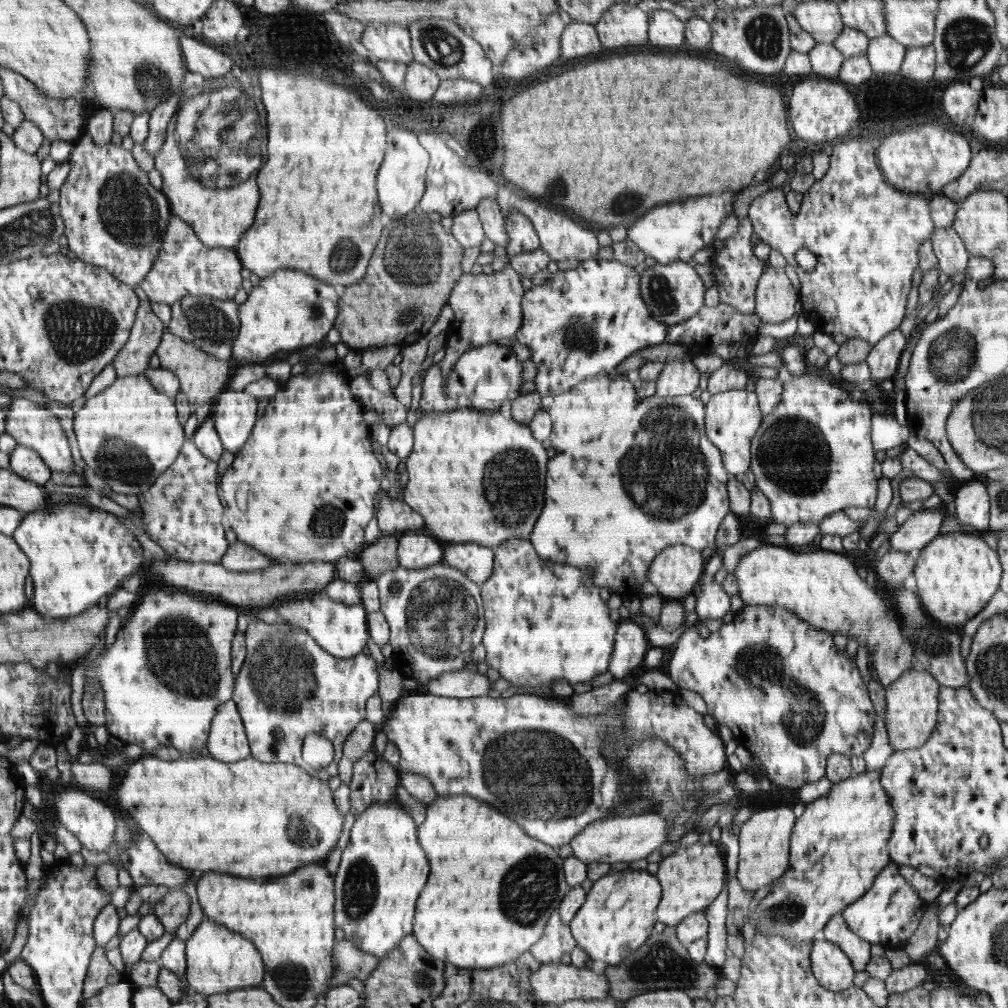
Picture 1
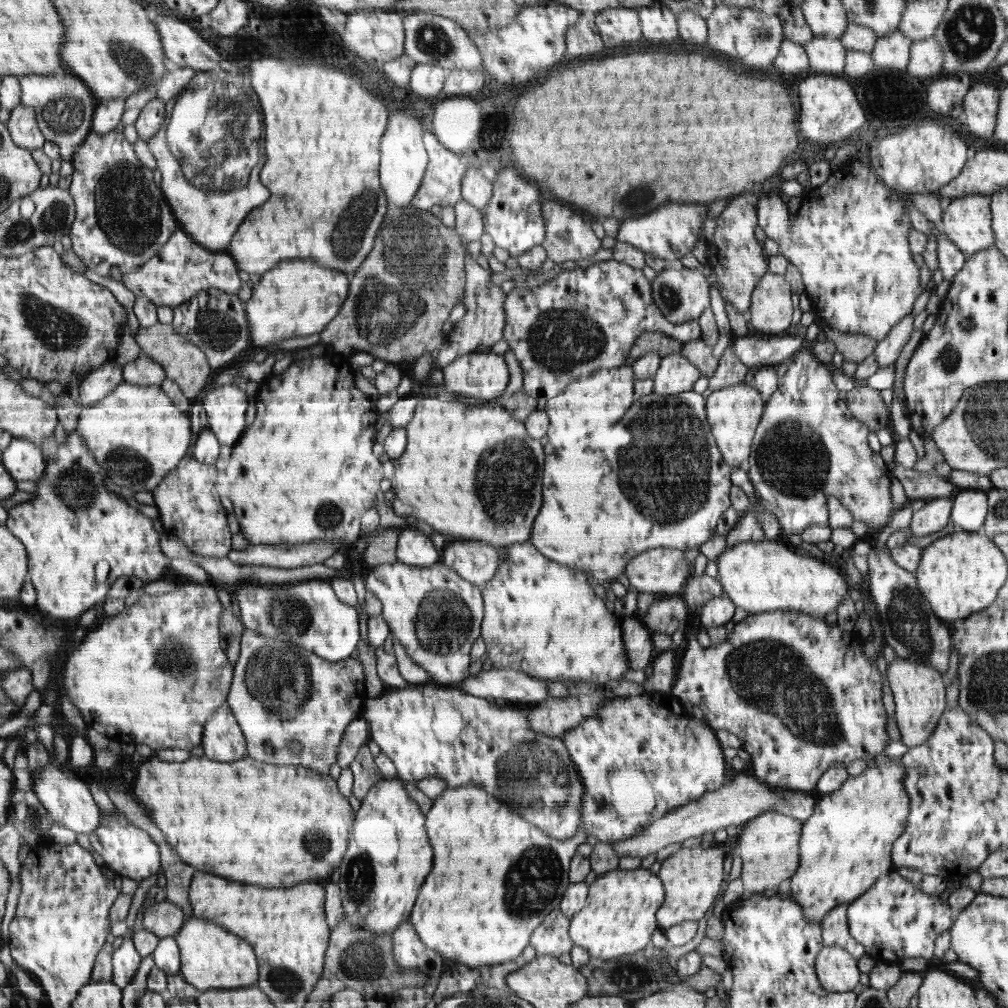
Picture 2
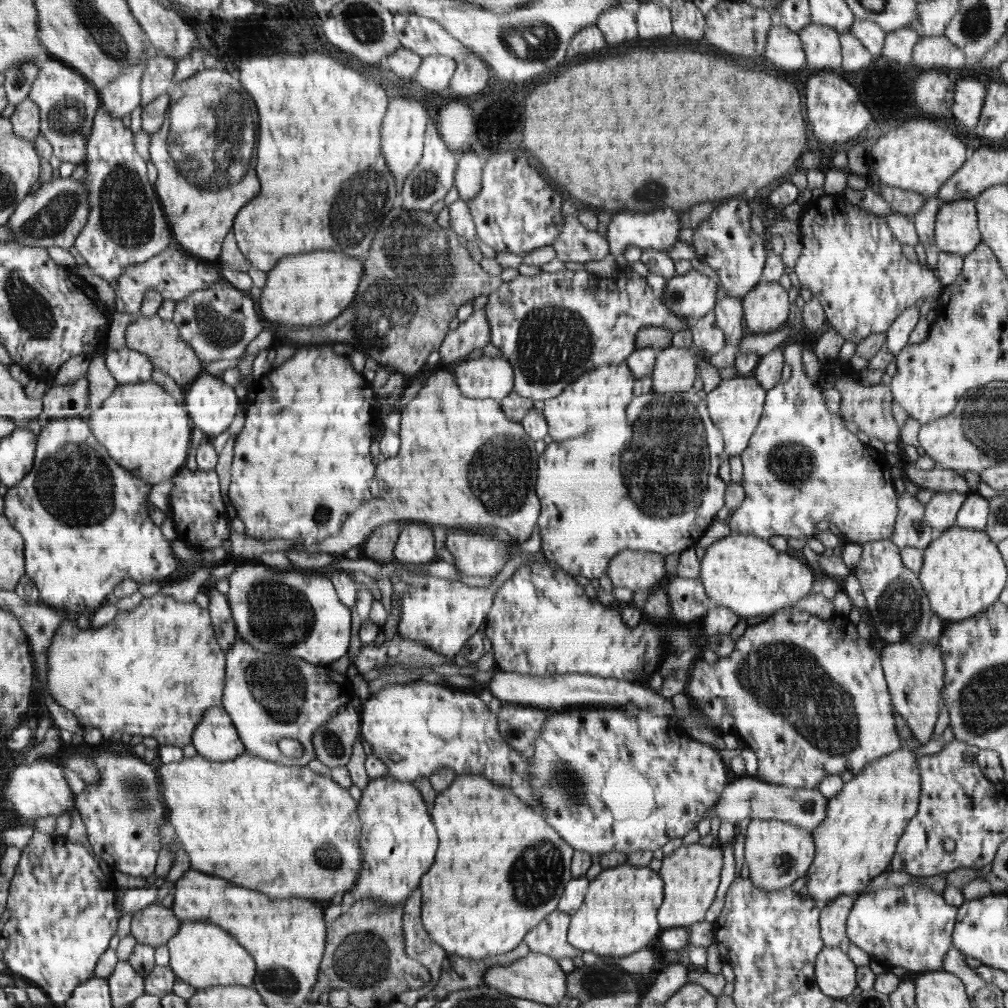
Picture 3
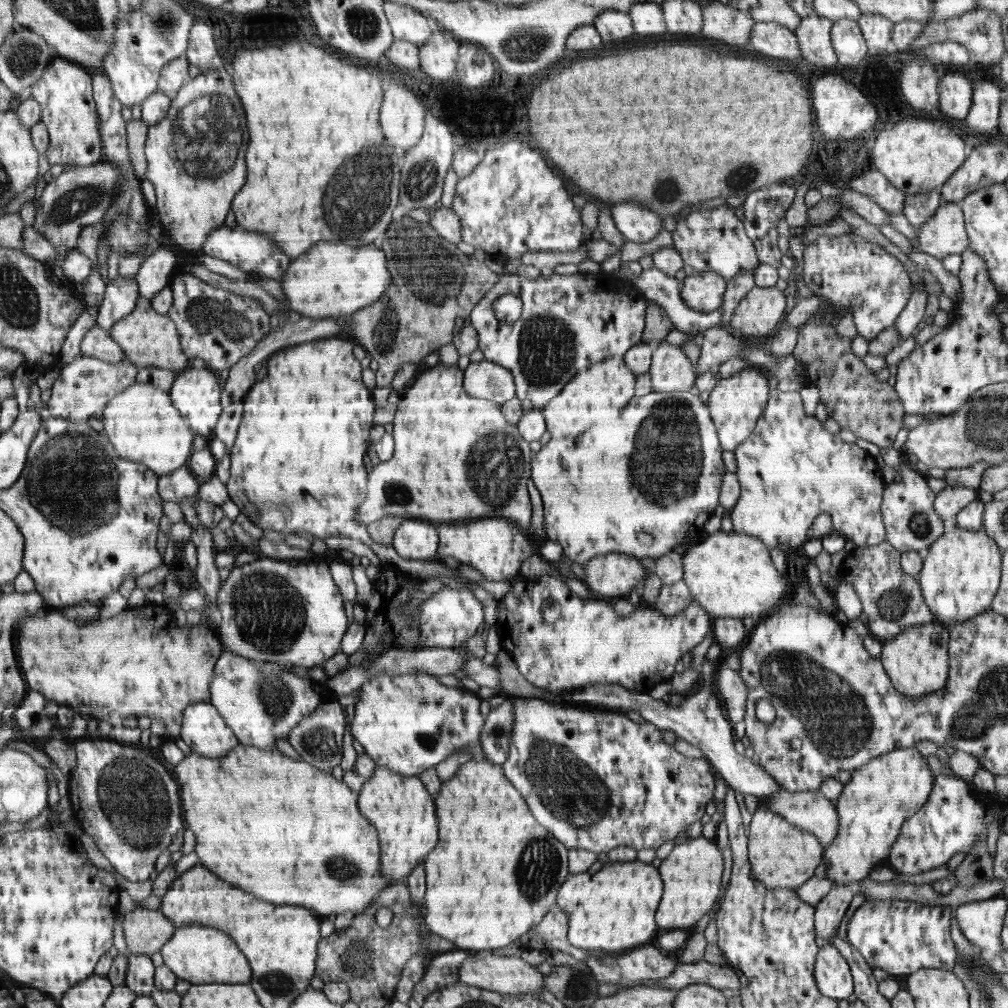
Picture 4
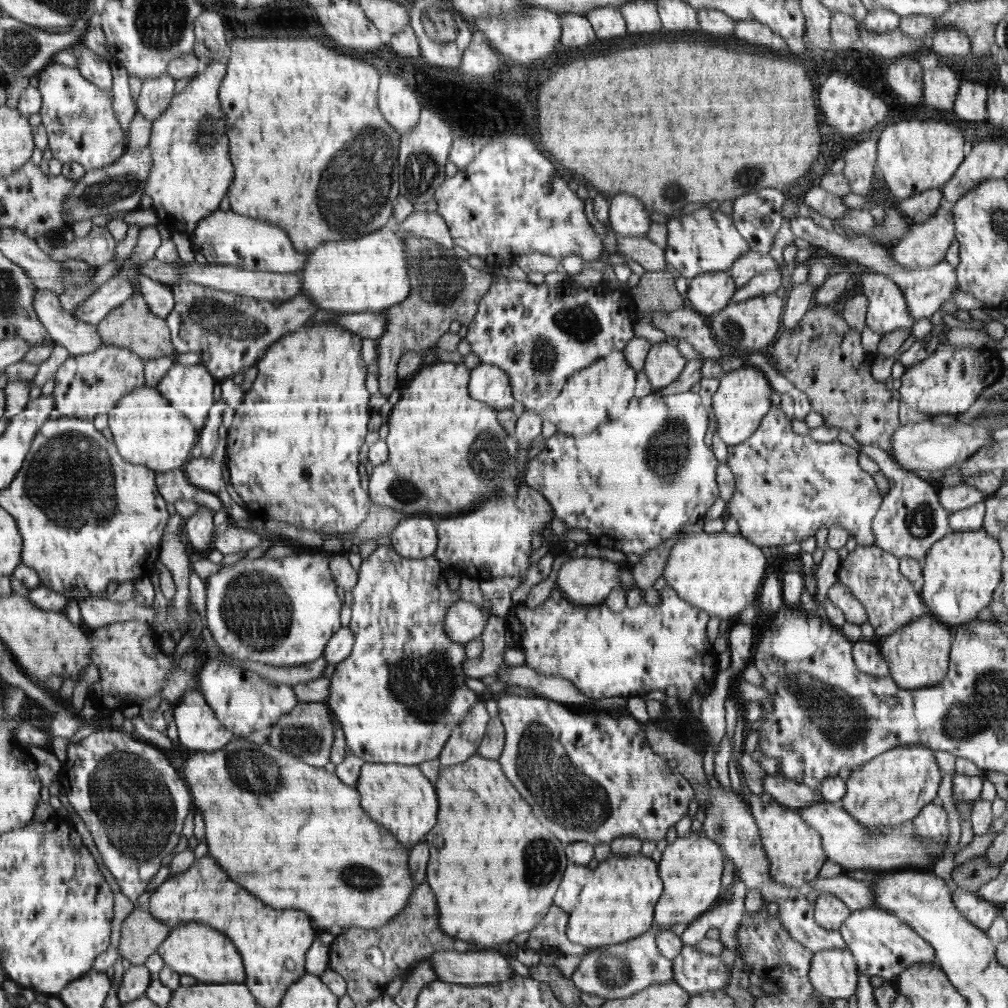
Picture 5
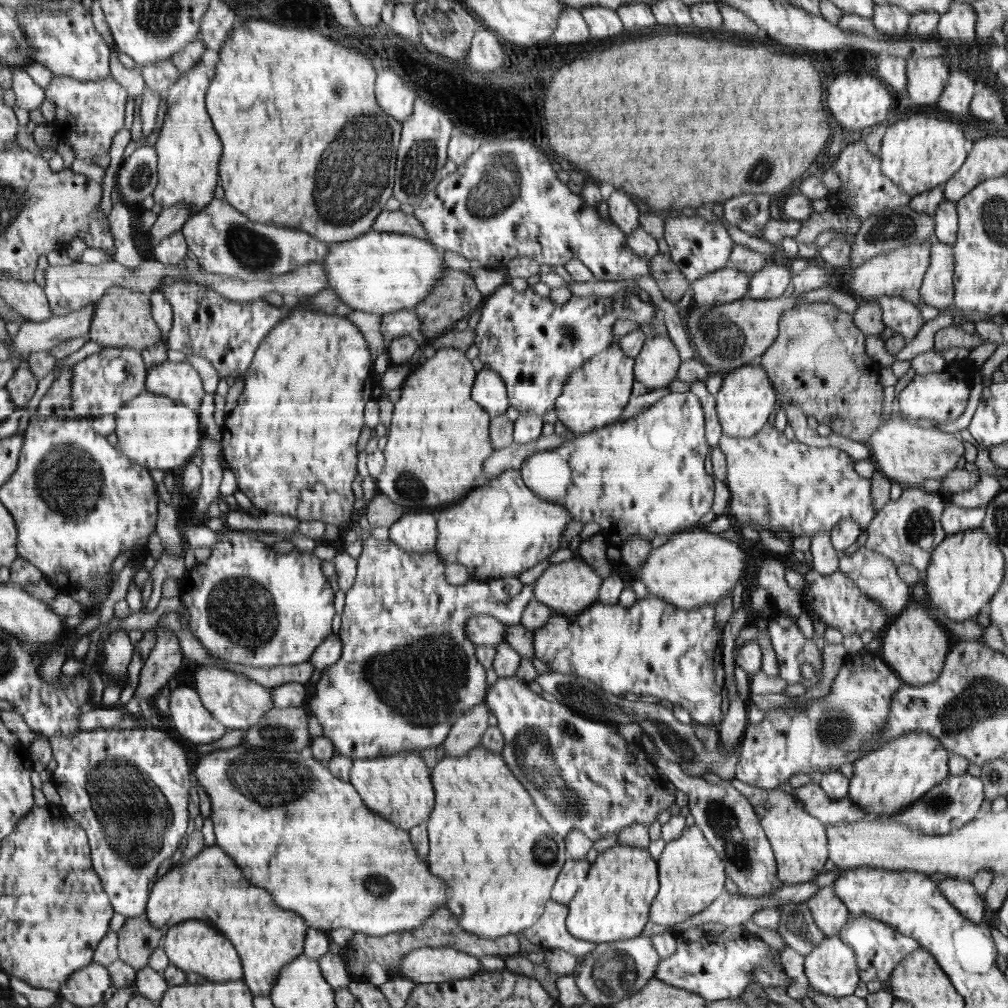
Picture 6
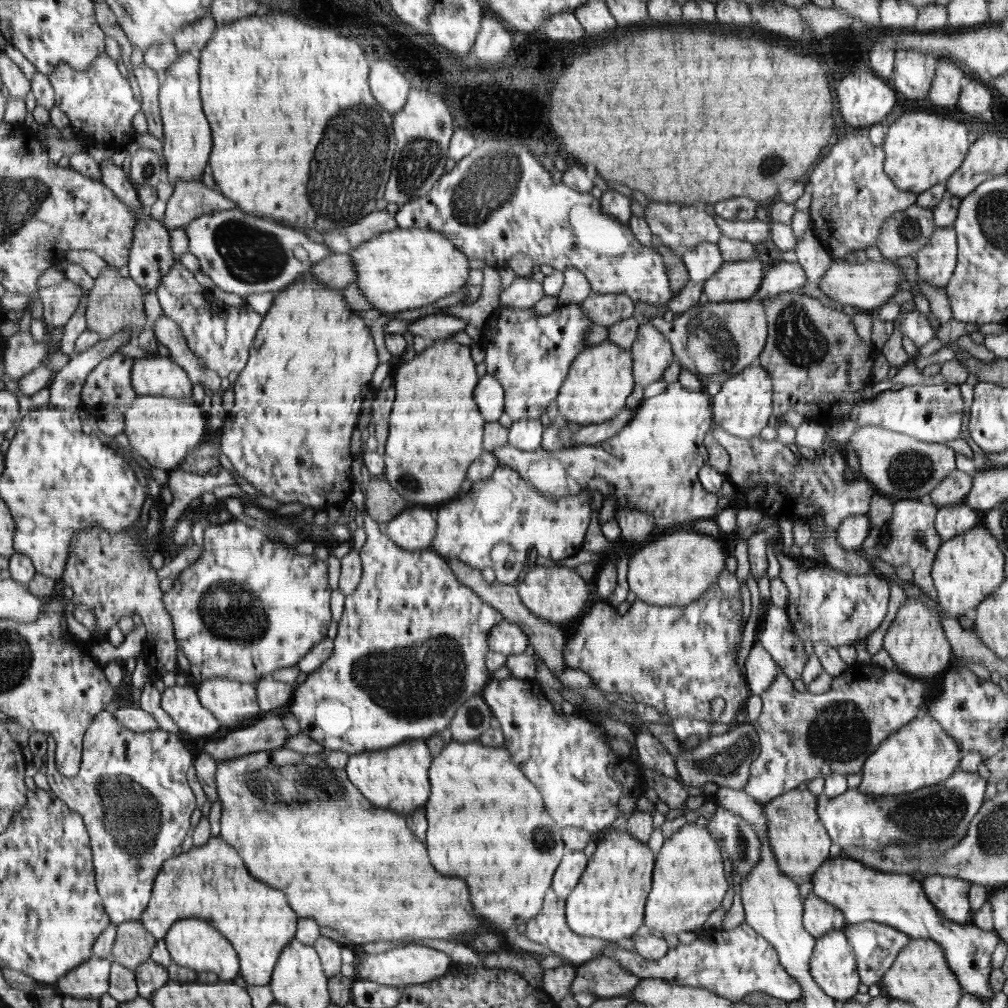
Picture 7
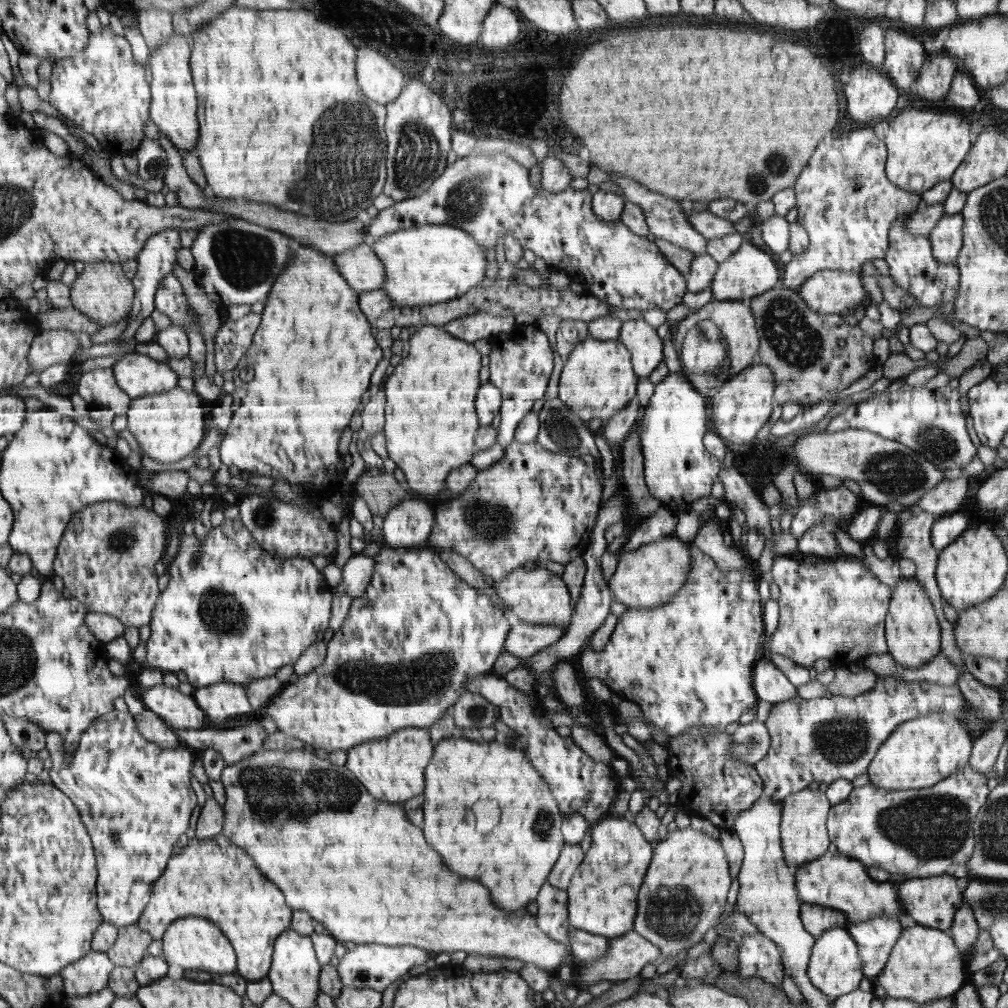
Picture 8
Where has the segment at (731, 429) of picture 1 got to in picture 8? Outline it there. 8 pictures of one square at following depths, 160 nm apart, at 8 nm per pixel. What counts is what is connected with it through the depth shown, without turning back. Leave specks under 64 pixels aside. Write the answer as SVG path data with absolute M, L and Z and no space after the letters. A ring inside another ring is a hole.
M758 361L738 372L729 381L725 381L710 398L716 433L733 446L750 444L770 418L775 387L773 372Z

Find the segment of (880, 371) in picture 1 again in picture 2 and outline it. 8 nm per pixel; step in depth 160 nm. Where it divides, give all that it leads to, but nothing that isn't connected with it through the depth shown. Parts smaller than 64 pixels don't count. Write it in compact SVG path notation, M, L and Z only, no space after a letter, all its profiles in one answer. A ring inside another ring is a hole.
M908 313L899 323L890 329L890 332L877 342L874 350L875 359L878 361L879 368L894 365L900 356L902 349L907 344L914 326L913 313Z

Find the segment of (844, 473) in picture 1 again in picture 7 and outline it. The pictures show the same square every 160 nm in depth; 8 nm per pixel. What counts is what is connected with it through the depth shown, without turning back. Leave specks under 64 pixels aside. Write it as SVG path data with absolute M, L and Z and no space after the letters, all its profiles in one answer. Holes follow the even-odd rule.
M718 426L712 429L713 437L729 452L729 467L726 472L726 479L730 480L734 486L739 488L754 488L756 485L764 485L768 487L766 498L762 500L761 511L776 518L779 521L781 518L792 518L796 521L806 521L816 515L820 517L820 512L824 512L824 524L827 528L836 531L840 523L848 517L854 515L866 515L869 511L872 495L875 493L873 486L864 478L857 477L854 481L847 481L844 478L844 471L848 469L846 463L846 454L836 447L823 449L822 453L816 453L813 461L808 461L802 455L800 461L796 454L791 451L778 439L764 441L760 437L750 439L742 439L737 436L732 436Z

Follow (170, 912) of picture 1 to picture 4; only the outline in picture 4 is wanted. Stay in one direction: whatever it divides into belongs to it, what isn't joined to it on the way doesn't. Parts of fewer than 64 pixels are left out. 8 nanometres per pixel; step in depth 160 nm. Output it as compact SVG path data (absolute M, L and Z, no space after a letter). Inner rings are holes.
M139 907L123 915L127 950L132 954L157 954L172 938L176 925L163 912Z

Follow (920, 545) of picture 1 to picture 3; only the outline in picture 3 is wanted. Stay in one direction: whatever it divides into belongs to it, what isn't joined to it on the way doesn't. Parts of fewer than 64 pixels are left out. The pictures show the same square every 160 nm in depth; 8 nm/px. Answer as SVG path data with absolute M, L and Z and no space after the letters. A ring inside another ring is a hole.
M939 492L932 495L931 500L925 504L925 521L934 529L935 533L943 533L946 529L954 526L957 512L966 500L967 493Z

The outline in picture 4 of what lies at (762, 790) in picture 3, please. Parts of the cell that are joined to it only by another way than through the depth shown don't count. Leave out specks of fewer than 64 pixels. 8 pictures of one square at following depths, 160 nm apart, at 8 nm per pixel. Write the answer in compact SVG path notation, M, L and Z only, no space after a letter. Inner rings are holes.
M781 789L770 796L765 796L765 798L758 798L758 803L758 805L768 807L770 812L782 816L786 822L817 836L823 848L830 846L832 841L837 837L837 834L839 834L838 814L835 803L826 799L821 790L790 792Z

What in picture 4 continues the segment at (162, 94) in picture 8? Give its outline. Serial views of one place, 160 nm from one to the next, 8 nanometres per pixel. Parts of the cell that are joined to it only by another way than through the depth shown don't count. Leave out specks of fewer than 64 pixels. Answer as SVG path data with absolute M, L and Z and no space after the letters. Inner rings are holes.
M220 68L210 70L206 76L201 74L194 79L186 79L177 96L172 98L167 116L156 126L148 128L145 144L147 173L144 179L150 180L156 191L155 208L158 209L165 238L184 251L198 253L204 250L208 236L225 224L234 196L243 189L246 164L244 160L238 160L238 152L246 146L246 140L242 138L244 122L245 106L238 97L233 77L224 68Z

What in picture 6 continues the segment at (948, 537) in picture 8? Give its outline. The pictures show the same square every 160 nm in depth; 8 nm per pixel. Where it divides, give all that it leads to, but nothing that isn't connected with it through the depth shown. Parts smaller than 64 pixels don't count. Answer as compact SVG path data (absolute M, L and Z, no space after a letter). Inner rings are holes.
M946 503L941 514L941 525L946 535L956 535L965 531L981 530L986 506L966 508Z

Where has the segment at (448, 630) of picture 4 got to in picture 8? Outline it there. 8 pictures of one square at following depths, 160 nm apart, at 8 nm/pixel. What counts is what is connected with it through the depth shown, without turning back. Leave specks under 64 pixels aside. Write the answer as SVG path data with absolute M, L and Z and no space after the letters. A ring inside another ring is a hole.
M514 621L505 640L504 652L518 658L530 658L564 638L567 627L556 625L534 625Z

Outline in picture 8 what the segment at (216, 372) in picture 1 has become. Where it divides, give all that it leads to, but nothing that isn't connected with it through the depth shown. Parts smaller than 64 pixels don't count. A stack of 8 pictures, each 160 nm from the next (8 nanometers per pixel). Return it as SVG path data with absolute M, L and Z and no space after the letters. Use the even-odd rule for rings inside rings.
M110 261L85 263L82 273L77 274L70 287L70 300L73 308L92 318L102 327L117 323L130 316L133 300L136 298L136 286L122 271L122 265Z

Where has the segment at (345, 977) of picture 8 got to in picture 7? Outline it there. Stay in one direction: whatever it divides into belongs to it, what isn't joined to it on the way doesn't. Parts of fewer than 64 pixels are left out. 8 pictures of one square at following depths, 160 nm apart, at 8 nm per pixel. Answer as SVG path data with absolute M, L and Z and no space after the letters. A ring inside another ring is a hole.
M410 943L409 945L390 948L378 954L360 952L354 965L357 980L403 988L403 986L411 984L433 984L440 976L446 974L450 964L452 964L452 958L448 954L428 946Z

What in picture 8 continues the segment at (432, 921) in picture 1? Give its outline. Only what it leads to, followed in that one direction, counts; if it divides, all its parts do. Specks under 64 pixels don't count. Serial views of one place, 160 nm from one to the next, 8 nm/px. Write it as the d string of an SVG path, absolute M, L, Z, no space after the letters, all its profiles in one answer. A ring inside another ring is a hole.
M457 735L442 739L432 762L425 768L422 797L422 828L426 828L426 840L430 840L430 844L442 852L448 868L454 868L454 872L462 876L482 880L482 884L490 888L494 904L498 904L502 910L514 912L536 900L540 886L547 882L554 862L564 850L564 840L560 834L561 810L545 777L534 768L518 744L511 746L496 739L490 742L475 741Z

